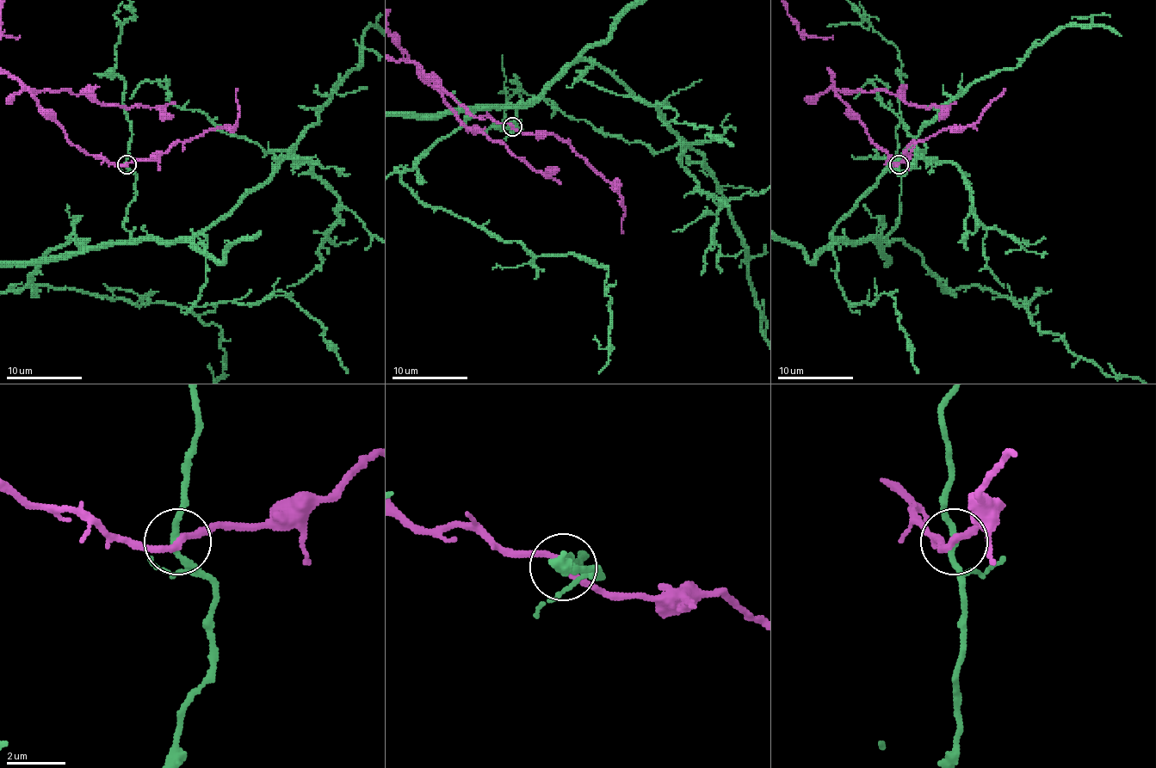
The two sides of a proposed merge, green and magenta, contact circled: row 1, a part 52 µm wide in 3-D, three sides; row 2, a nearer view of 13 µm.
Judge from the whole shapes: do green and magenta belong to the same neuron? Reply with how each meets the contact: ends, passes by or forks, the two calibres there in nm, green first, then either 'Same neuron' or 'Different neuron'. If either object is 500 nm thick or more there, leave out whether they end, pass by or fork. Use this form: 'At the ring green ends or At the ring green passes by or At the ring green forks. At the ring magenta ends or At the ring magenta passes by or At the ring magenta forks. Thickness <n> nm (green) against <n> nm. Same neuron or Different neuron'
At the ring green passes by. At the ring magenta passes by. Thickness 200 nm (green) against 220 nm. Different neuron

